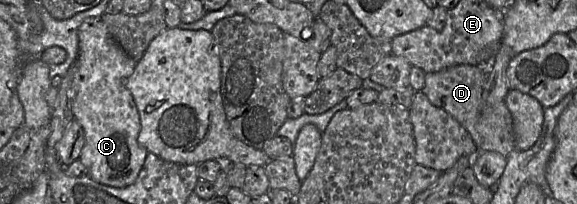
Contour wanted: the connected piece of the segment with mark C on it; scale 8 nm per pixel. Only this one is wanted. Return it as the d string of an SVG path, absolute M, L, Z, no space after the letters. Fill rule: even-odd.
M87 18L78 29L79 51L69 98L75 120L85 132L85 144L79 160L94 181L125 188L133 184L149 153L138 143L140 116L125 82L137 62L111 37L100 18Z

